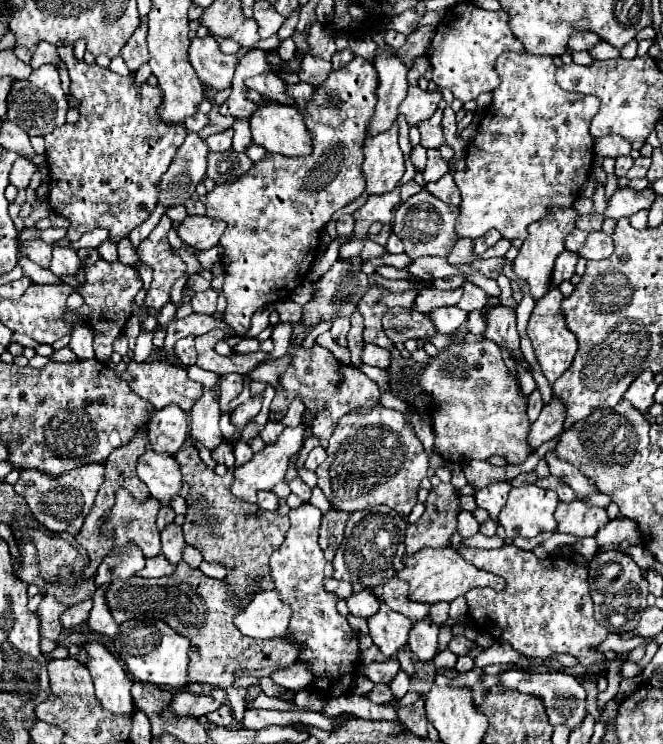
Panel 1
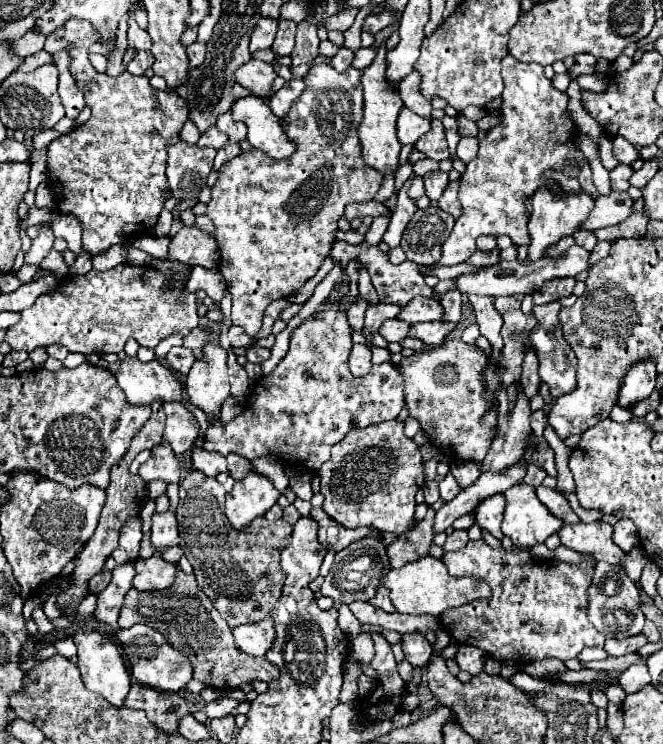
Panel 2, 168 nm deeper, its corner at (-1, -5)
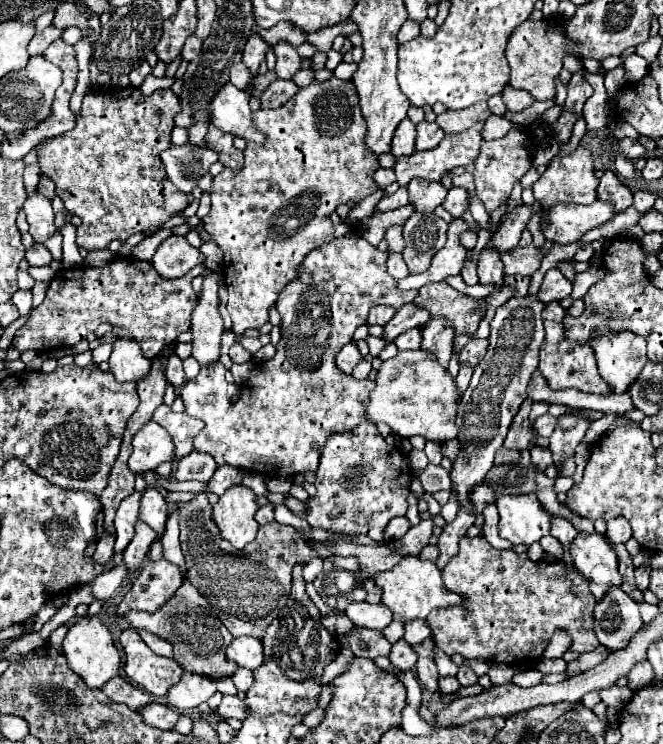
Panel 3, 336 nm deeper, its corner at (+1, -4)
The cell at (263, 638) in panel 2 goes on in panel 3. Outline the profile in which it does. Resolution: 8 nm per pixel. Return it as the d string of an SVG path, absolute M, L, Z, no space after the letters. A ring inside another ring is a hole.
M240 636L232 642L232 646L226 650L226 658L230 662L236 662L240 668L246 670L256 670L262 666L264 662L264 654L262 654L262 640L258 638L248 638L248 636Z

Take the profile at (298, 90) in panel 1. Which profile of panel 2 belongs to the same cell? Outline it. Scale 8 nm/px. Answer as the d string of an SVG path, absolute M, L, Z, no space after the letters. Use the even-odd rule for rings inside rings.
M296 79L296 81L288 81L280 91L276 91L270 99L270 109L282 117L282 115L288 115L292 103L296 101L296 97L300 97L304 91L304 81L302 79Z

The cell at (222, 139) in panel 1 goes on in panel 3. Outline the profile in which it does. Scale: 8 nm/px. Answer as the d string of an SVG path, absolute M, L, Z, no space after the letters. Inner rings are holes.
M198 122L198 124L190 126L190 128L188 128L188 140L190 140L190 144L202 146L206 132L208 132L208 122Z

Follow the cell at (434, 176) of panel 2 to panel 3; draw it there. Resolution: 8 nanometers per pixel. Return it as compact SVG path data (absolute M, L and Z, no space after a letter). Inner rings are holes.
M412 180L408 184L410 204L416 212L428 214L434 212L446 198L446 188L440 182L426 182L426 180Z

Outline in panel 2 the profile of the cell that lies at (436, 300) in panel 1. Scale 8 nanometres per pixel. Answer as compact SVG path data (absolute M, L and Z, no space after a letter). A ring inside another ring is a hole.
M416 297L412 299L398 315L398 319L406 323L420 323L420 321L438 321L444 315L444 307L436 303L436 299L428 297Z

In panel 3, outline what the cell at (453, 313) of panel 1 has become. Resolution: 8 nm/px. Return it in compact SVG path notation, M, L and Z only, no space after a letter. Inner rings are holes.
M414 328L410 332L404 332L404 334L400 334L394 340L394 344L396 344L398 350L418 350L420 342L422 342L422 334L420 334L418 328Z

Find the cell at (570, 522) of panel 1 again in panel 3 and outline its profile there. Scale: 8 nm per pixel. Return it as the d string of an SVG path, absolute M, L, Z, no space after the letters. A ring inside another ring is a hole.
M578 534L572 542L570 554L576 570L590 582L590 592L596 602L606 590L610 590L610 586L622 584L616 554L602 534Z

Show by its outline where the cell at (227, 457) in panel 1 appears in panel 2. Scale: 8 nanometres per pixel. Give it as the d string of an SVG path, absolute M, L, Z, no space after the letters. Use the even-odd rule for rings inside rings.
M198 447L192 451L192 465L208 477L216 477L222 471L228 471L226 459L222 455L216 455L206 449L198 449Z

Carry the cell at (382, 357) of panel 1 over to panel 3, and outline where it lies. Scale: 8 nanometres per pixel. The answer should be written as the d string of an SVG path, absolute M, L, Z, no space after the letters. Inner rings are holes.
M348 342L348 344L338 352L338 356L336 356L336 366L338 366L342 372L350 374L352 368L358 364L358 360L362 360L362 354L360 354L356 342Z

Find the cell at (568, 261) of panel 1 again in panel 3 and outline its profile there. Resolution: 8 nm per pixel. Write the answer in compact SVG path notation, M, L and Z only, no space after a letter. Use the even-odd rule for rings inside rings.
M552 268L546 272L544 276L544 282L540 286L540 292L538 292L538 298L548 304L548 302L554 302L554 300L564 300L568 298L572 292L572 282L568 282L558 268Z

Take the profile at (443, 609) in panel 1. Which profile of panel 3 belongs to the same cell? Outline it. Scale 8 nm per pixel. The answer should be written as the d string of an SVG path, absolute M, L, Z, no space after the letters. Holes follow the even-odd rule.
M358 602L350 604L346 608L346 616L362 628L372 630L384 630L392 622L392 612L384 604L370 604L370 602Z

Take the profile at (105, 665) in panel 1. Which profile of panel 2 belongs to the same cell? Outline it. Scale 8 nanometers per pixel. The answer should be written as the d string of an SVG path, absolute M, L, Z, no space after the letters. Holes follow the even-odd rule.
M80 631L74 635L74 643L78 647L78 669L82 673L84 685L90 691L100 693L114 707L124 705L124 699L130 691L130 675L126 671L126 665L124 665L120 653L118 653L116 643L112 643L108 637L100 635L98 631Z

